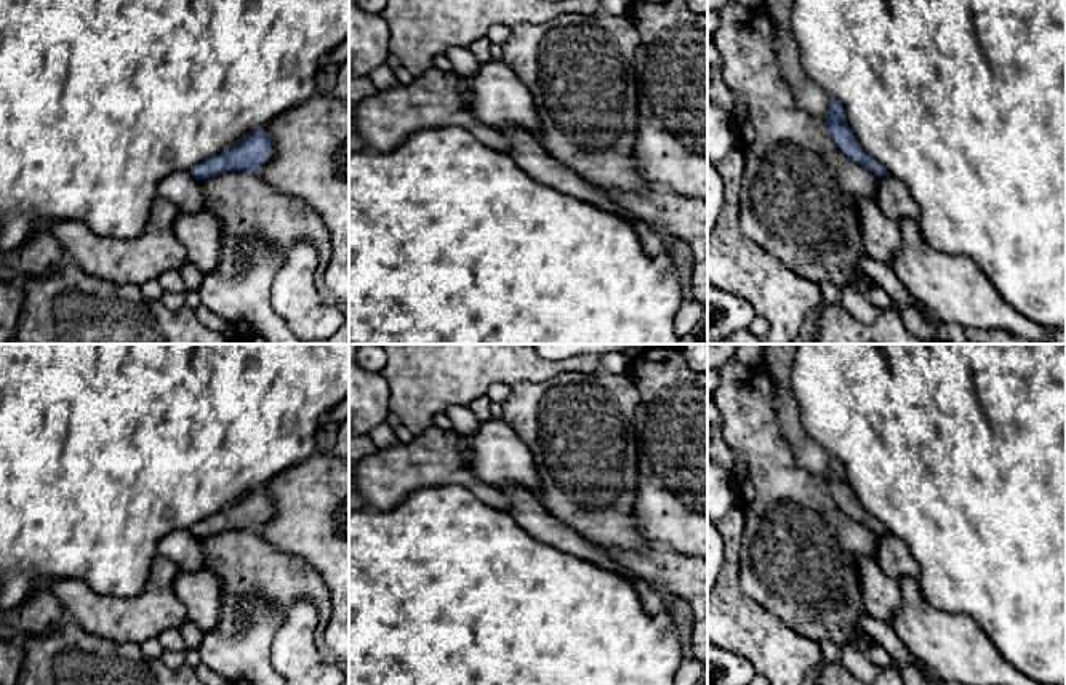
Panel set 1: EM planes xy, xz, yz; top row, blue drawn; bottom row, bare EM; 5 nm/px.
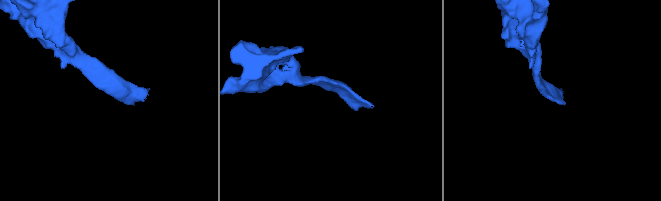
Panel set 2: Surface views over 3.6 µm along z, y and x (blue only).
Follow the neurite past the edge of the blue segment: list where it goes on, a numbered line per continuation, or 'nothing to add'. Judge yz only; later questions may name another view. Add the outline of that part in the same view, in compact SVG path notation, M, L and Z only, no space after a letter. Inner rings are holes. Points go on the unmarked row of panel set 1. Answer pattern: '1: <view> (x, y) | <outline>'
nothing to add

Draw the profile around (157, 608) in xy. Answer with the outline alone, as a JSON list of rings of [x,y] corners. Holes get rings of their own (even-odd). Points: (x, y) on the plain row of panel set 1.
[[[157,555],[142,594],[133,599],[101,595],[74,578],[51,579],[46,589],[58,597],[67,619],[85,631],[141,645],[187,621],[187,611],[174,592],[178,573],[170,559]]]

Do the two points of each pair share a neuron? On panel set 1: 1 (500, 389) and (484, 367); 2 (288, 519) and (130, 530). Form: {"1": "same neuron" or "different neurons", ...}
{"1": "different neurons", "2": "different neurons"}

